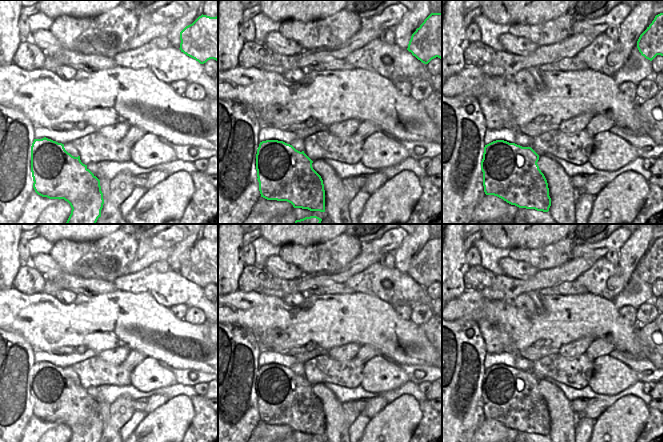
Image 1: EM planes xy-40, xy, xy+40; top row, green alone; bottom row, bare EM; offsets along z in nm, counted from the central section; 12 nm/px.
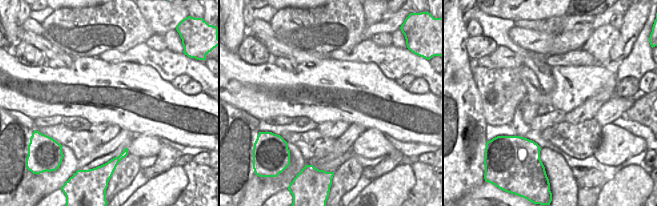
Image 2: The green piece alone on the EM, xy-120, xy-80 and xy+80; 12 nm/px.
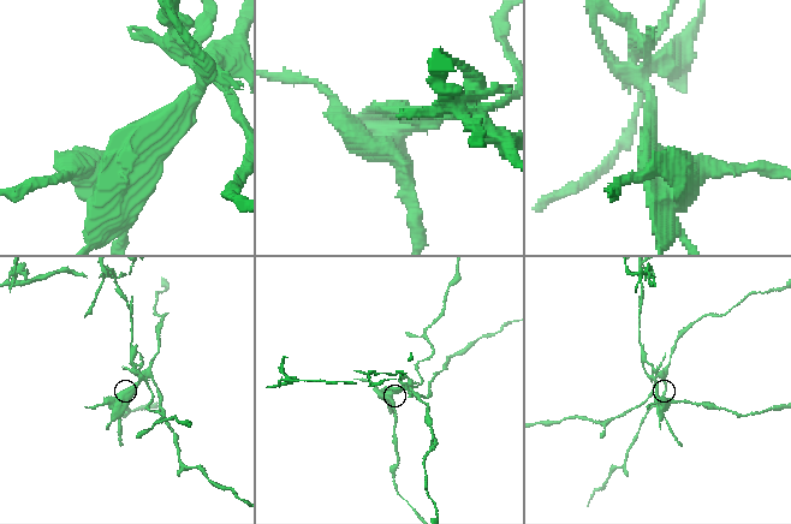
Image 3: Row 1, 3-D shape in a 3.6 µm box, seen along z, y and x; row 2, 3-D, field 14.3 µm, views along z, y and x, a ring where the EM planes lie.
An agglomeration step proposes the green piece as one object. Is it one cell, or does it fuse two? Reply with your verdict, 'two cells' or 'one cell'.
two cells

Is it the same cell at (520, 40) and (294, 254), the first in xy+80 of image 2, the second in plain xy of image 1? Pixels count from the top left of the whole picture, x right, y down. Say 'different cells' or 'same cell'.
different cells

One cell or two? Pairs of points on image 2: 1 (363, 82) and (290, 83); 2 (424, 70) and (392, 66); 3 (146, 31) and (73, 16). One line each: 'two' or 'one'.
1: one
2: one
3: one

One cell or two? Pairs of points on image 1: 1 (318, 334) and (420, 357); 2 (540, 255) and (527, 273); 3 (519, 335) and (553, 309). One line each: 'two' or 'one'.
1: one
2: two
3: one

